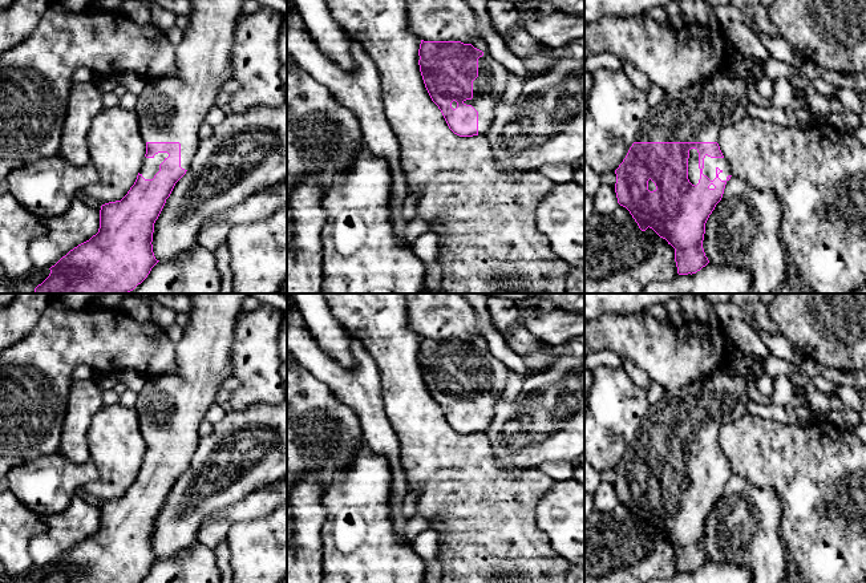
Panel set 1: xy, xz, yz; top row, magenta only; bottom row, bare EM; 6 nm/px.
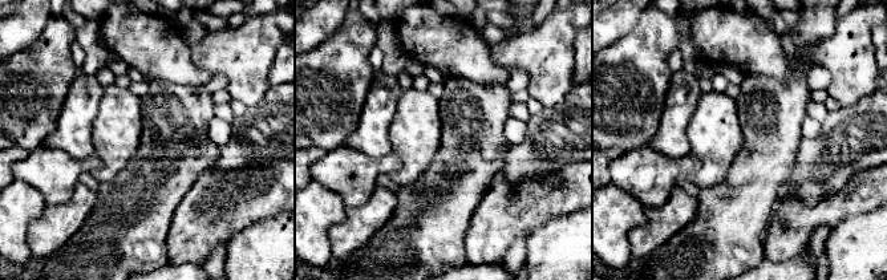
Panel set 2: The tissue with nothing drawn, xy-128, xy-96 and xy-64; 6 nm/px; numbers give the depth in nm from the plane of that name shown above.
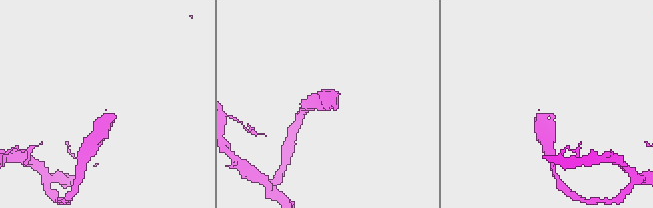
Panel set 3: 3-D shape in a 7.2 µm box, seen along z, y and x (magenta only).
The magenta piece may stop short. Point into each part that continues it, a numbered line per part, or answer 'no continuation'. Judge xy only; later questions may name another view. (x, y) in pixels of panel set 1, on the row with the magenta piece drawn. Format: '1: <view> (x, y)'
1: xy (150, 166)

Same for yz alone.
1: yz (709, 164)

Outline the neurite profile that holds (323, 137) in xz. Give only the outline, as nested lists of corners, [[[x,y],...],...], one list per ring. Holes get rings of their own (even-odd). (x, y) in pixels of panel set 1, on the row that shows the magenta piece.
[[[287,69],[287,244],[292,246],[291,195],[303,181],[316,179],[323,193],[347,171],[360,150],[363,134],[356,116],[305,70]]]

